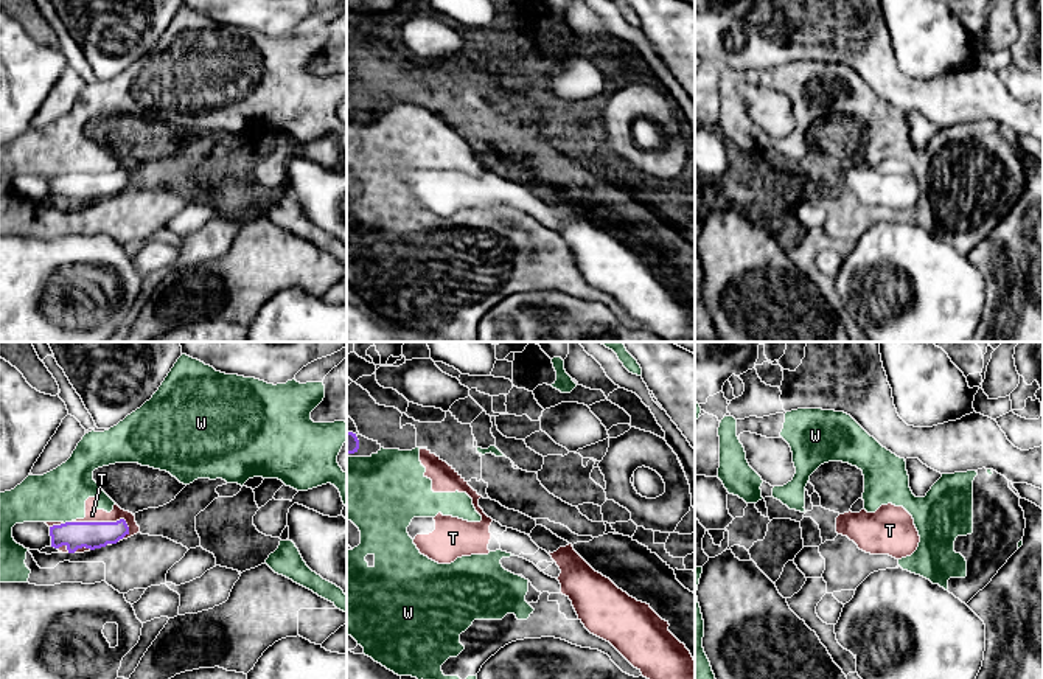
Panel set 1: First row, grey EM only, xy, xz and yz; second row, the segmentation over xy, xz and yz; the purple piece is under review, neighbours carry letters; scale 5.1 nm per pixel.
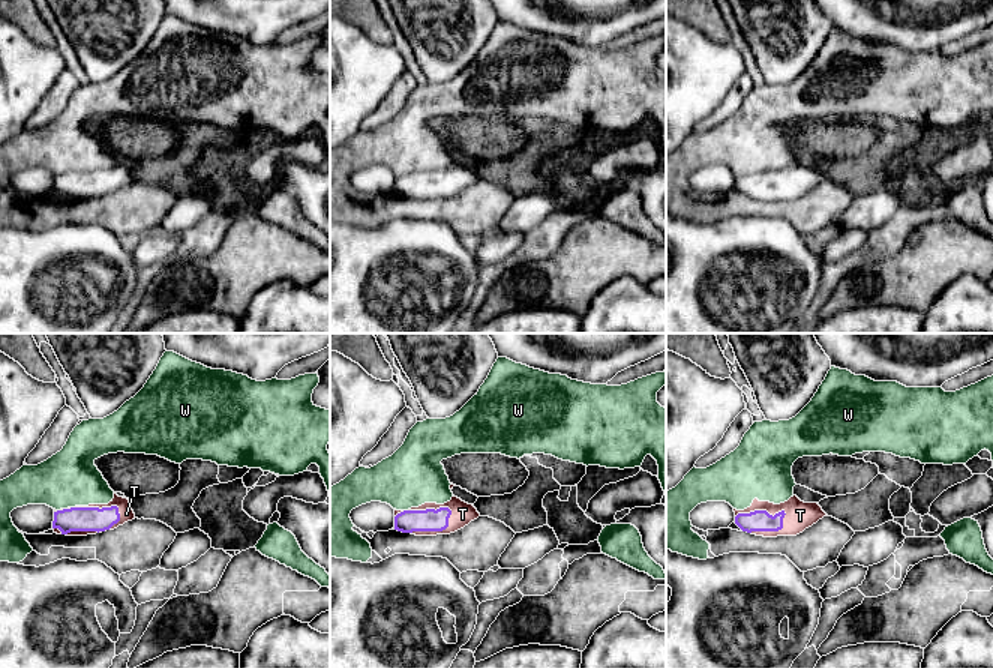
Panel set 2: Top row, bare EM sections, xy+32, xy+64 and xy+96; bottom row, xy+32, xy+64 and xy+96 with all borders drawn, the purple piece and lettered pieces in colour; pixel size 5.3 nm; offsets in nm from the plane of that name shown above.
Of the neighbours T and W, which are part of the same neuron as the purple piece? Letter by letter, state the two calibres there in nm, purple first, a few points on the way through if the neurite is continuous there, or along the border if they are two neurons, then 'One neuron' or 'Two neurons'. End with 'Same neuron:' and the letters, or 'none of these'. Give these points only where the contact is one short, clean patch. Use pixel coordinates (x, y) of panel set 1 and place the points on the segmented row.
T: Thickness 140 nm (purple) against 80 nm. One neuron
W: Thickness 140 nm (purple) against 280 nm. Two neurons
Same neuron: T

